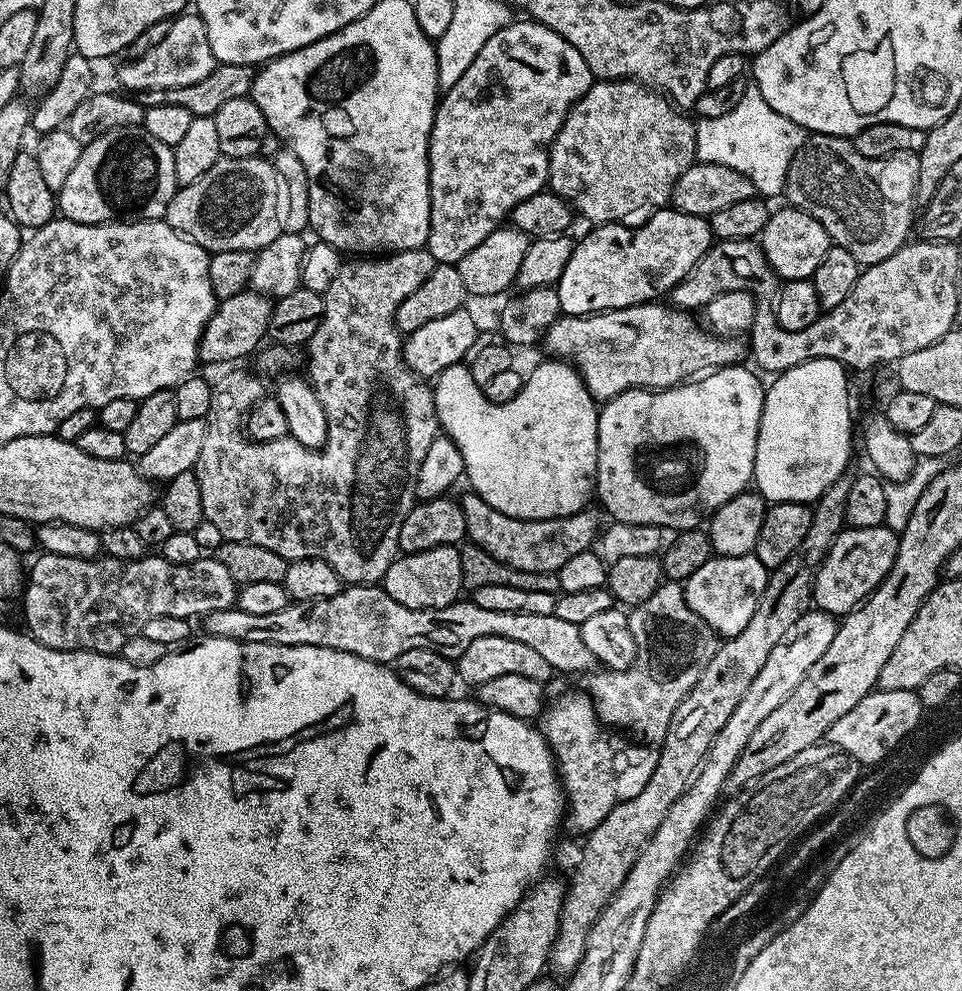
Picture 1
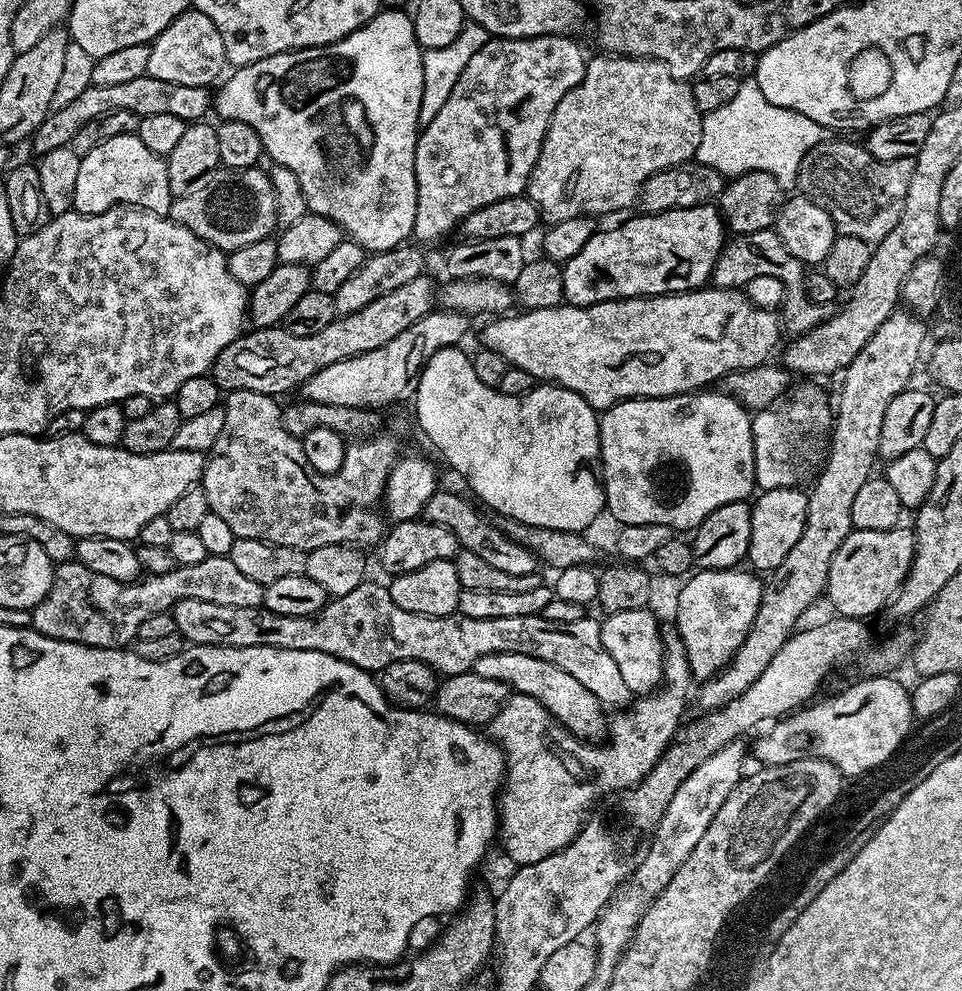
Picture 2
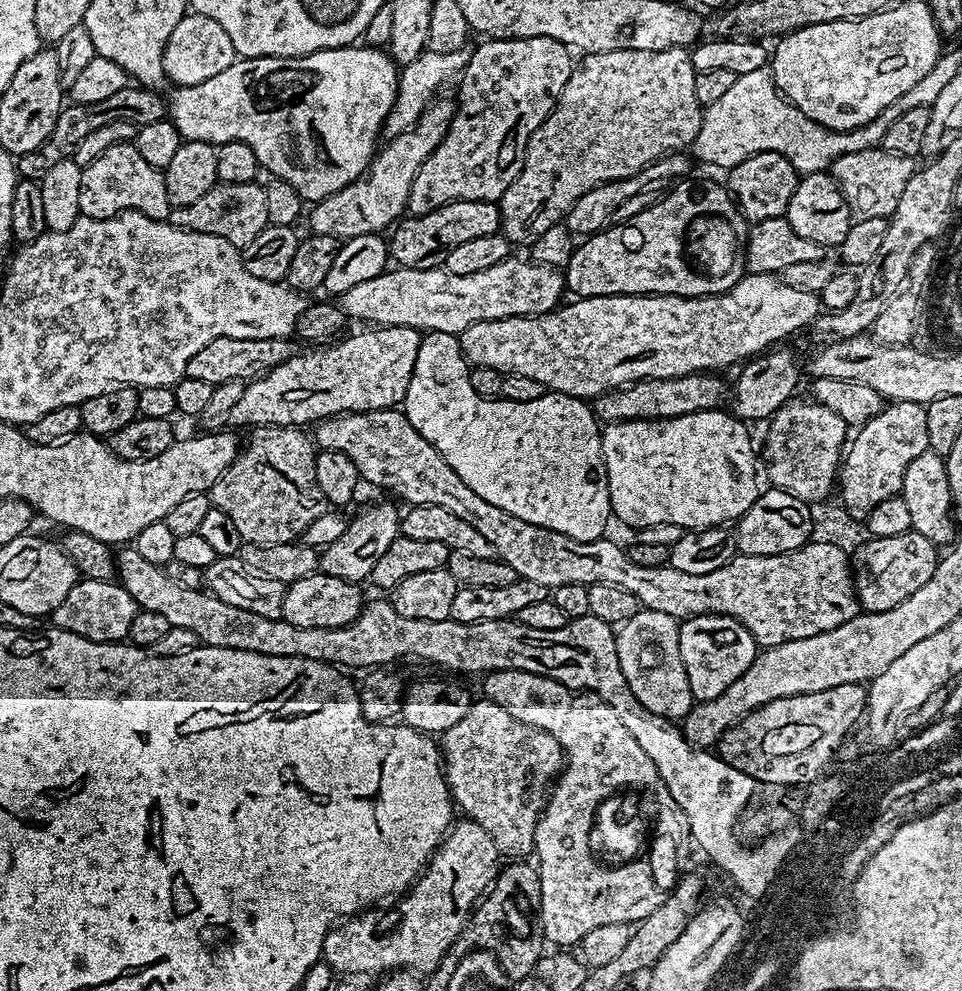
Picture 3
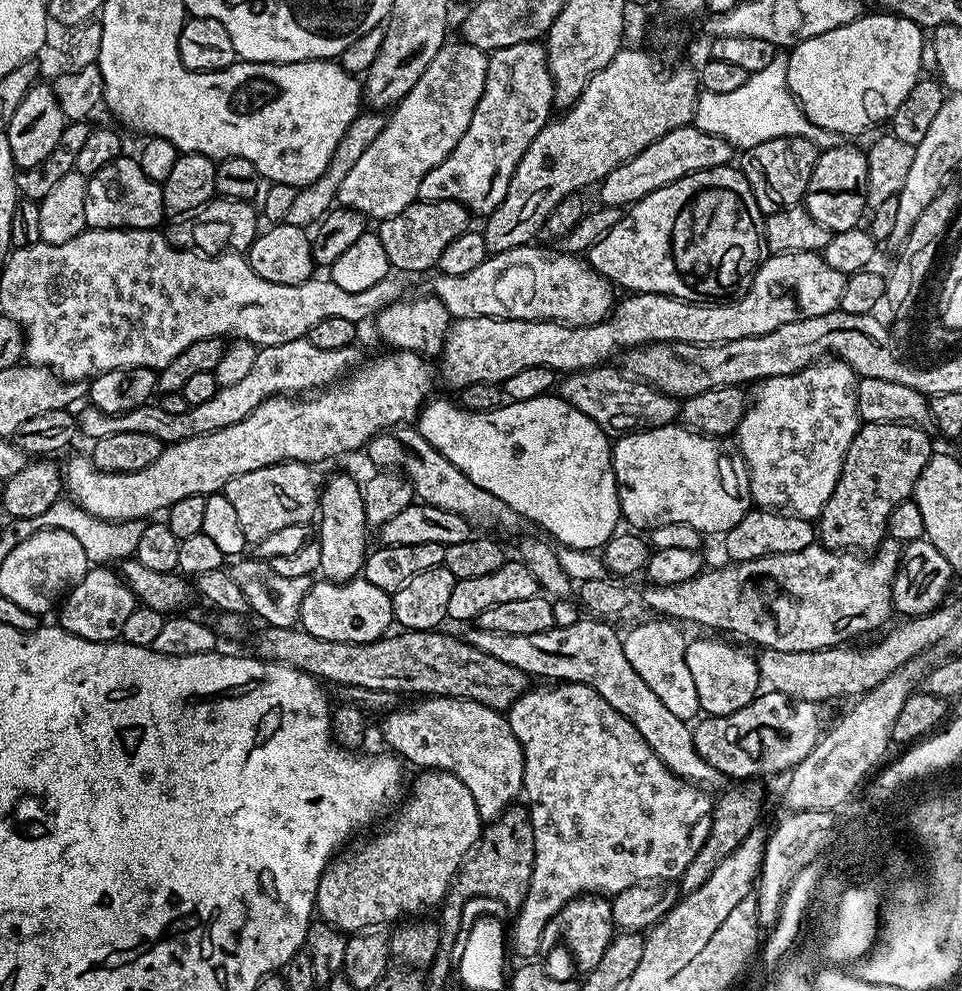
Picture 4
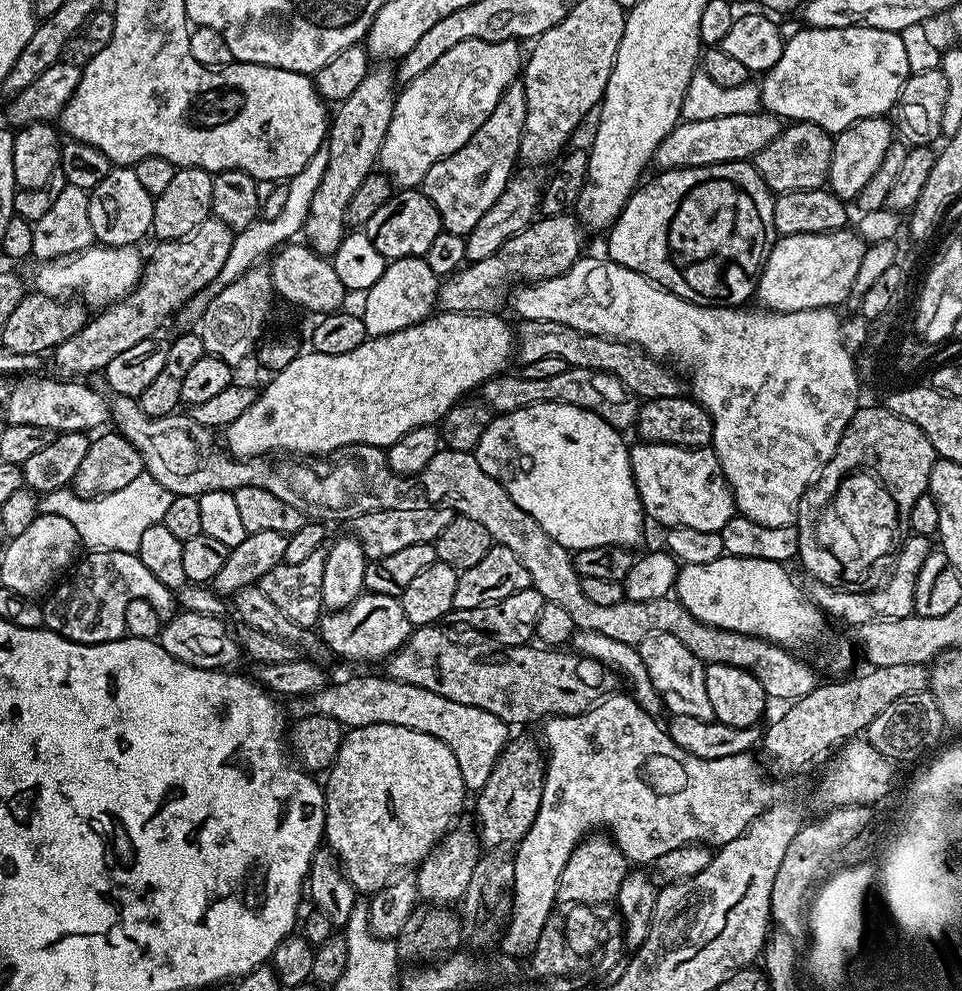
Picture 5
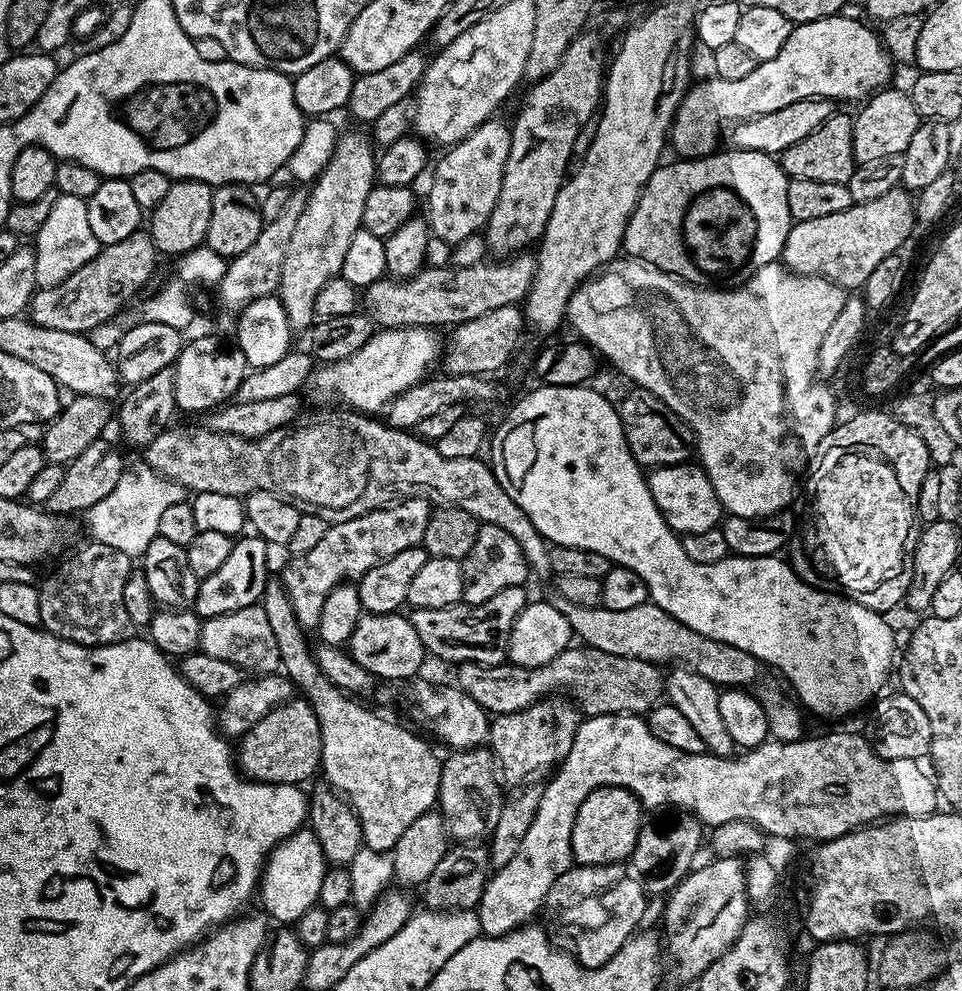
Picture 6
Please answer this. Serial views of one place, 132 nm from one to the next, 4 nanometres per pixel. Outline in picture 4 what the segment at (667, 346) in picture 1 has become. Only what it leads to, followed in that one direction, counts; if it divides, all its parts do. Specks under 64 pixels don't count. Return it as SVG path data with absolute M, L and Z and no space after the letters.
M791 252L781 256L772 254L757 268L756 278L747 293L735 302L716 302L709 306L707 303L693 304L691 300L677 300L674 296L632 294L627 297L629 300L621 299L613 307L607 320L587 326L565 326L555 320L491 320L490 318L456 320L448 330L442 353L444 380L448 384L456 384L455 386L499 385L503 377L518 374L518 370L526 366L546 366L557 370L595 368L598 362L607 361L604 359L611 352L619 353L620 344L624 344L623 346L643 346L662 342L721 344L734 336L770 334L772 328L782 326L787 320L800 320L803 316L818 316L822 312L837 311L845 279L846 276L828 265L819 252Z

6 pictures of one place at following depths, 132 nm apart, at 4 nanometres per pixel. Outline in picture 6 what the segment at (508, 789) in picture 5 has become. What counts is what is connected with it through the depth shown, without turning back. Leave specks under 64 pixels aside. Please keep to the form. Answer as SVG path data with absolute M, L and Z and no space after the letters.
M542 698L529 708L523 708L517 712L499 713L491 721L488 740L490 751L503 779L505 781L508 779L510 783L516 784L515 786L520 786L532 778L527 776L532 776L543 768L551 769L559 765L560 761L566 758L574 742L581 719L577 705L564 698Z

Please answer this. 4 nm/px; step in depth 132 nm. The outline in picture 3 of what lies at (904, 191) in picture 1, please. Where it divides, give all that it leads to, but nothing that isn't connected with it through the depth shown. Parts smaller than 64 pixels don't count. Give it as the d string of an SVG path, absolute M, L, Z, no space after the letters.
M885 148L858 150L858 154L842 154L833 162L830 174L842 190L848 207L860 218L887 218L894 214L906 182L915 174L917 161L911 156L887 152Z

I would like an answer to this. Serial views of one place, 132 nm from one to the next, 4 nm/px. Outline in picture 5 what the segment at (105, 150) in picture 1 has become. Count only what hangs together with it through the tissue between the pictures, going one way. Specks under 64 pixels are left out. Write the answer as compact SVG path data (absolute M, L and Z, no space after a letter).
M116 166L98 182L89 197L90 226L92 235L101 245L110 248L127 248L139 245L139 240L152 231L154 218L153 197L142 186L138 186L138 174L135 167Z

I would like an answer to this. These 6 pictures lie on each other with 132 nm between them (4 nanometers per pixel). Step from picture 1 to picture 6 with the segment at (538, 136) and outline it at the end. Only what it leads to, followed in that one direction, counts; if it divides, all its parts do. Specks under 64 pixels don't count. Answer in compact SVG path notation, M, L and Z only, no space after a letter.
M489 118L483 120L478 127L466 138L462 138L456 144L447 149L448 152L431 169L432 185L428 188L428 213L426 219L431 235L442 238L447 244L462 242L462 238L470 238L477 235L487 225L490 214L498 202L498 194L502 190L502 178L506 158L510 154L511 127L507 123Z

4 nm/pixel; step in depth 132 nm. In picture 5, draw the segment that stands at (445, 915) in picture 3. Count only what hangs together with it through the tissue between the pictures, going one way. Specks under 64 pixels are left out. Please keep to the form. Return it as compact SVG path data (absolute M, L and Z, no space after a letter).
M393 724L347 729L340 741L336 760L327 769L326 776L328 781L322 784L326 842L336 853L345 877L361 893L375 894L393 876L407 869L404 868L407 864L419 865L449 831L447 816L452 812L452 803L466 795L458 758L454 758L446 742Z

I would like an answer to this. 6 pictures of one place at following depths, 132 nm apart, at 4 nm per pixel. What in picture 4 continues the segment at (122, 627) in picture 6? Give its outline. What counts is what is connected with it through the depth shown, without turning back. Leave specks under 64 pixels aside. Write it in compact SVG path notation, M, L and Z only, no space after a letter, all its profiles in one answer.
M94 566L83 576L82 582L76 584L75 587L63 597L62 607L59 609L59 612L61 612L58 624L59 627L64 628L78 638L86 638L90 642L107 644L120 640L122 626L126 623L126 618L130 618L130 614L134 614L136 607L138 607L136 595L130 590L128 584L124 583L123 577L120 576L115 569L108 566Z

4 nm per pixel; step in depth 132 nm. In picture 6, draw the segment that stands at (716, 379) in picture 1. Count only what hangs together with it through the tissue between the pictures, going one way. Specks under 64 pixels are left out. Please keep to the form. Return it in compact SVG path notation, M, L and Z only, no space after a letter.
M696 462L667 464L651 469L646 476L648 489L662 518L677 534L702 534L702 530L717 527L722 520L722 505L710 478Z

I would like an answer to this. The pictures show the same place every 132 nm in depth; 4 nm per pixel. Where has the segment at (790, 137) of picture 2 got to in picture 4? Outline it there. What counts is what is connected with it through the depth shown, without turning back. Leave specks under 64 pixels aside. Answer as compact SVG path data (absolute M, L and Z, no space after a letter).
M778 54L766 70L751 73L738 90L727 94L710 94L701 91L696 97L696 115L694 127L706 134L714 134L732 144L733 149L743 150L758 146L758 142L770 142L770 138L786 138L801 136L816 145L817 149L837 148L842 142L837 132L826 130L822 126L814 126L810 118L797 104L788 88L786 70L787 55Z

